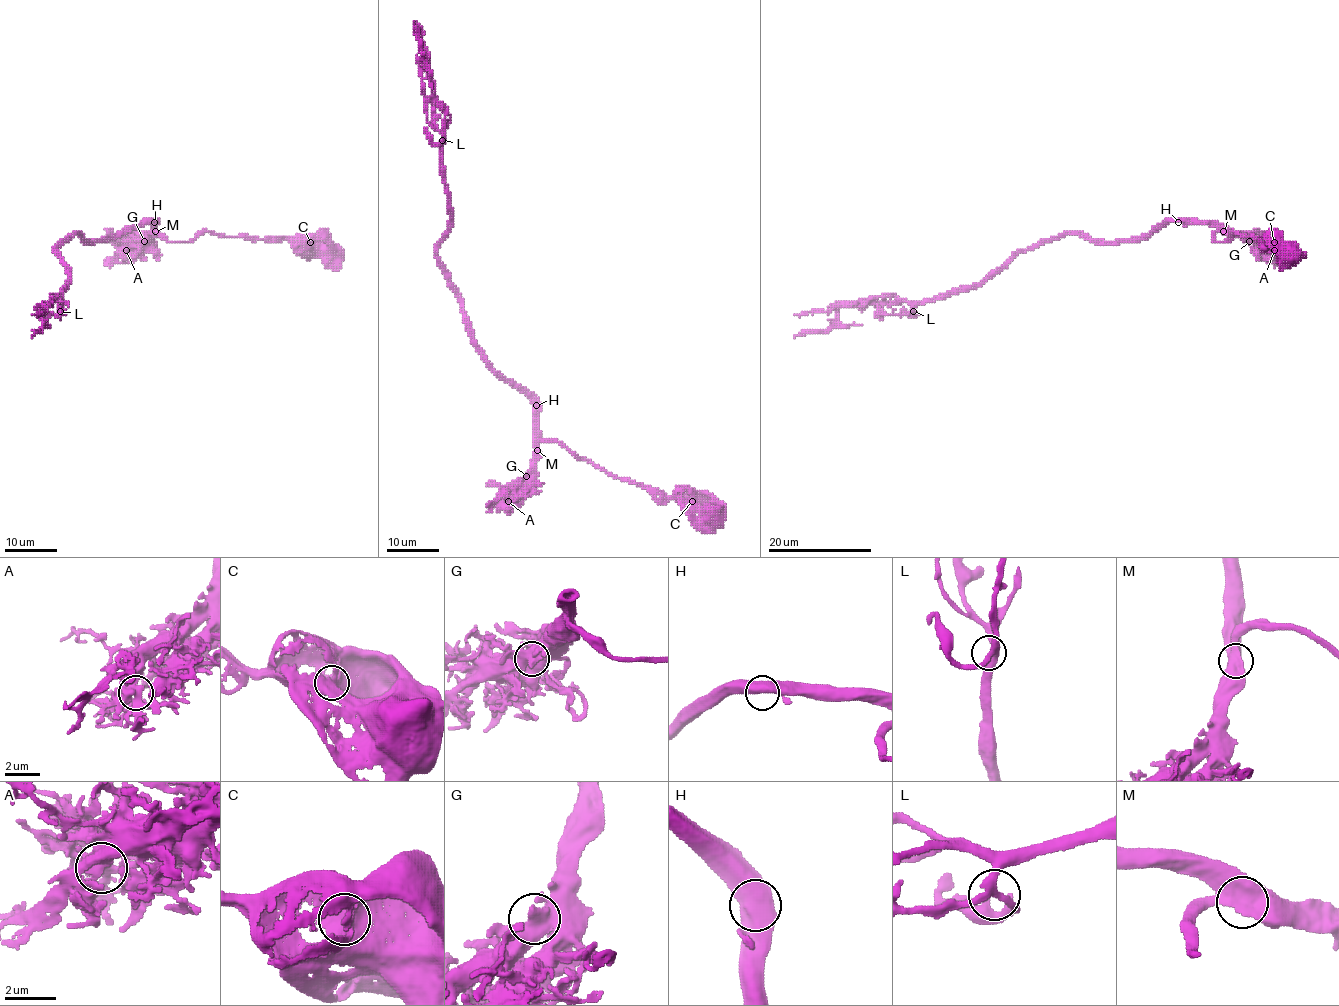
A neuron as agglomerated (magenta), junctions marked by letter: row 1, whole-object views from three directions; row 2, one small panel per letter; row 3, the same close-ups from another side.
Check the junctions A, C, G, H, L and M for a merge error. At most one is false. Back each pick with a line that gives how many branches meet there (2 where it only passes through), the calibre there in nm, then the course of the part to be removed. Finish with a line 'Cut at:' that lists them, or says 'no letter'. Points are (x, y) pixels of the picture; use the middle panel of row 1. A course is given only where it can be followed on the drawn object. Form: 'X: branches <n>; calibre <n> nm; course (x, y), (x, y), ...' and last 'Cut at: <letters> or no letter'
Cut at: no letter

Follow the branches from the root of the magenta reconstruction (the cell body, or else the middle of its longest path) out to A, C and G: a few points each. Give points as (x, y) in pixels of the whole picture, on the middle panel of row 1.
A: (716, 518), (710, 521), (692, 503), (613, 477), (555, 441), (538, 445), (534, 468), (508, 501)
C: (716, 518), (710, 521), (692, 501)
G: (716, 518), (710, 521), (692, 503), (613, 477), (555, 441), (538, 445), (538, 459), (526, 476)

